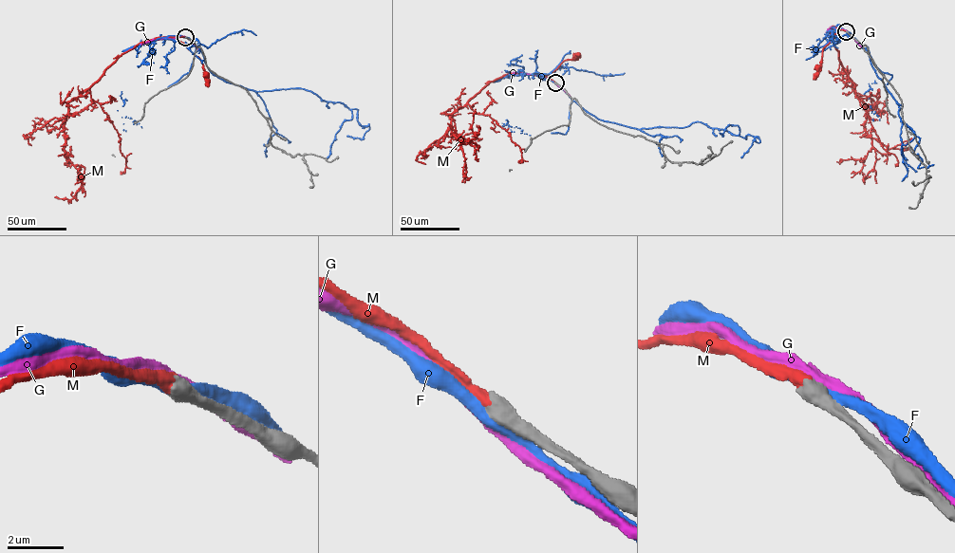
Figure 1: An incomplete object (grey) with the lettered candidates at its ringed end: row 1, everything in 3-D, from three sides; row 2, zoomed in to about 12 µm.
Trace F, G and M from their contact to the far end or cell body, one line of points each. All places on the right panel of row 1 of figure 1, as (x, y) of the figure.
F: (847, 31), (866, 49), (903, 106), (901, 119), (920, 138), (918, 168), (933, 165)
G: (847, 31), (831, 27), (826, 32)
M: (846, 31), (837, 29), (823, 48), (818, 68)

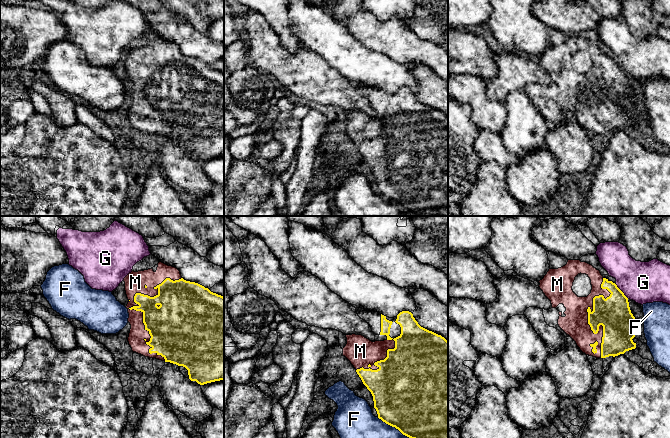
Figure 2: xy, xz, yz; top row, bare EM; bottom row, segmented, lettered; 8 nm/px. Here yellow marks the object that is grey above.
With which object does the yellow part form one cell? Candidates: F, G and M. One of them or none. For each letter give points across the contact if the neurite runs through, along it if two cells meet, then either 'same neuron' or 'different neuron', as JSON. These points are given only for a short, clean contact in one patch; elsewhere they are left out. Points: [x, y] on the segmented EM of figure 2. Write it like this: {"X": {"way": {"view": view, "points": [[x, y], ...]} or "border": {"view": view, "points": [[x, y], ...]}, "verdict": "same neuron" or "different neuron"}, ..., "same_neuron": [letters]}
{"F": {"verdict": "different neuron"}, "G": {"verdict": "different neuron"}, "M": {"verdict": "same neuron"}, "same_neuron": ["M"]}

